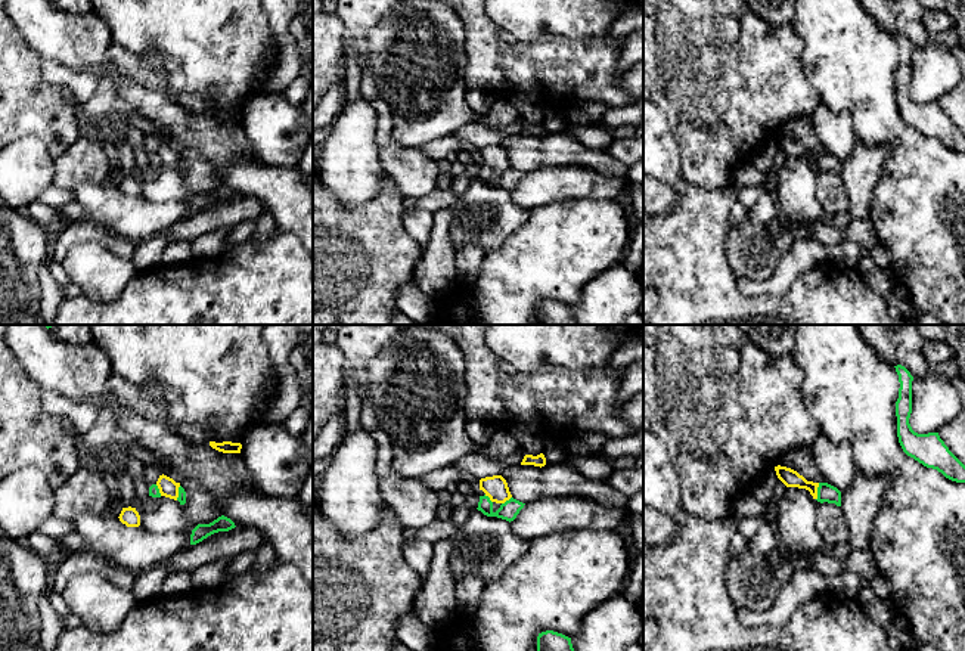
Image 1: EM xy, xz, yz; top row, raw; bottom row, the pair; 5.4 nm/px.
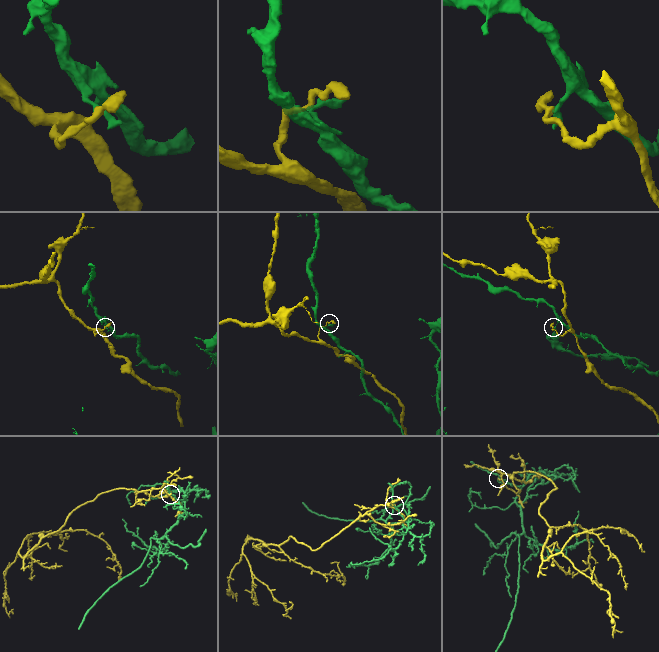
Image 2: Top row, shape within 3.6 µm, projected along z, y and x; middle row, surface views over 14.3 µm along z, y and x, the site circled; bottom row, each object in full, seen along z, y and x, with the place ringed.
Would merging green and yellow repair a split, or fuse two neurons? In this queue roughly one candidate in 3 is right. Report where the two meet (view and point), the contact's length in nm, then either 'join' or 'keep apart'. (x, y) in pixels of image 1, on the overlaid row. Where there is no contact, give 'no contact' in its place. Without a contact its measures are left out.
yz (818, 492) | 100 nm | keep apart

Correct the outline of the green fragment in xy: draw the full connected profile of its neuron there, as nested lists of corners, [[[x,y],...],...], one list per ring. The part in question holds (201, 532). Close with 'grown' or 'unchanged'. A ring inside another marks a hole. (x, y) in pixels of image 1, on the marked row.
[[[221,515],[217,520],[214,520],[210,524],[198,524],[190,534],[190,545],[196,545],[199,542],[202,542],[204,539],[207,539],[208,536],[218,533],[218,531],[229,531],[232,528],[235,528],[235,523]]] | unchanged

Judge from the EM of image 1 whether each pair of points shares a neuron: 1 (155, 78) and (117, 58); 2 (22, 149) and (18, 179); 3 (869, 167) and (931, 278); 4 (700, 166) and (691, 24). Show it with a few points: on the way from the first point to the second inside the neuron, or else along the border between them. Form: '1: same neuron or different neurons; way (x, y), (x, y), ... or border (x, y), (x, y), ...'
1: same neuron; way (146, 73), (126, 62)
2: same neuron; way (22, 157), (22, 169), (19, 171)
3: different neurons; border (890, 148), (890, 155), (872, 192), (869, 214)
4: same neuron; way (698, 130), (697, 59)

